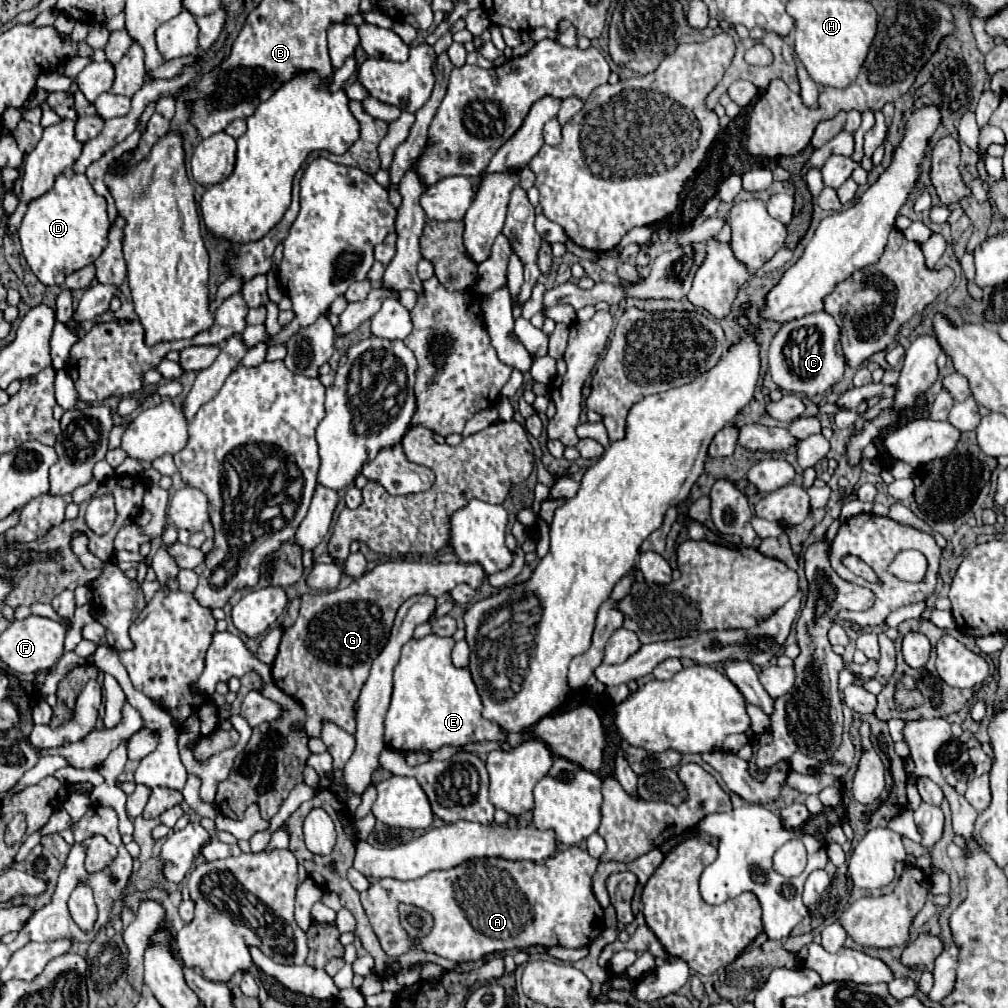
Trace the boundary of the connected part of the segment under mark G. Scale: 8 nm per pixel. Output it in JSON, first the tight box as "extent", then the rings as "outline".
{"extent":[271,561,485,737],"outline":[[[389,561],[367,571],[345,589],[301,597],[297,621],[283,631],[279,653],[271,673],[275,685],[291,695],[305,709],[305,725],[293,725],[293,731],[305,731],[307,737],[321,737],[323,723],[331,721],[349,735],[355,733],[353,703],[369,677],[373,659],[381,653],[393,627],[393,619],[403,601],[411,595],[449,593],[455,585],[467,583],[477,589],[485,573],[479,565],[465,563],[417,563]]]}

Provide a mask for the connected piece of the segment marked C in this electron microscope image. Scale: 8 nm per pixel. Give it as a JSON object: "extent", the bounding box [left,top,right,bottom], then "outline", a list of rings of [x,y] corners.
{"extent":[769,311,845,397],"outline":[[[825,311],[785,323],[769,345],[769,373],[773,381],[785,391],[803,393],[807,397],[825,393],[829,387],[841,381],[845,371],[845,357],[839,337],[839,325]]]}

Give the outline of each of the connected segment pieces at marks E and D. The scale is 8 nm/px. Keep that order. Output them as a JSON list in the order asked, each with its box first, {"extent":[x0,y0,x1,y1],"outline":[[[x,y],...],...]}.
[{"extent":[385,633,503,751],"outline":[[[429,633],[421,639],[409,639],[403,645],[401,661],[395,667],[395,683],[393,683],[393,697],[385,719],[385,743],[395,751],[415,751],[415,749],[429,749],[435,751],[441,745],[465,745],[471,741],[503,741],[503,733],[497,723],[487,721],[481,711],[483,703],[477,693],[477,687],[471,679],[467,667],[455,667],[451,663],[453,651],[453,637],[439,637]]]},{"extent":[18,175,107,283],"outline":[[[59,175],[55,187],[31,201],[18,230],[23,255],[41,283],[63,283],[65,275],[91,265],[107,247],[107,203],[99,197],[85,175]]]}]

